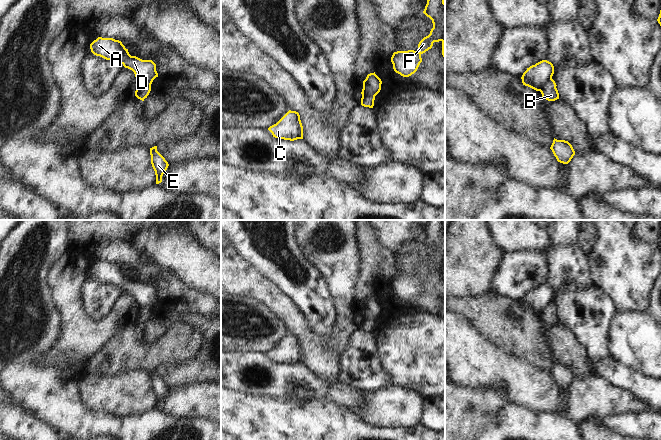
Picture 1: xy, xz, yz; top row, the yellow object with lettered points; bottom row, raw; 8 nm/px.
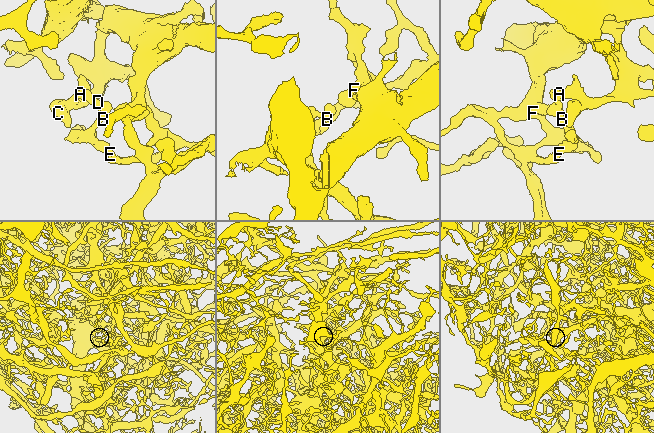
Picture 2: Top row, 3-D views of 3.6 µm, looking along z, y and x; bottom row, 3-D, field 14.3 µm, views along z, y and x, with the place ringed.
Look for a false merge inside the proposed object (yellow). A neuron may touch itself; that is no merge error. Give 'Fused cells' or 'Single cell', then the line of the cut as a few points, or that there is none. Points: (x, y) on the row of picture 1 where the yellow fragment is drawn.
Fused cells. Split along yz (551, 78), (540, 91).

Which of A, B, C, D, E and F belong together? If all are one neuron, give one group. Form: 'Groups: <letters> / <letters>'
Groups: A C D F / B E.

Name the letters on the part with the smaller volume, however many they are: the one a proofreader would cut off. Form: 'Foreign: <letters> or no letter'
Foreign: B, E.

